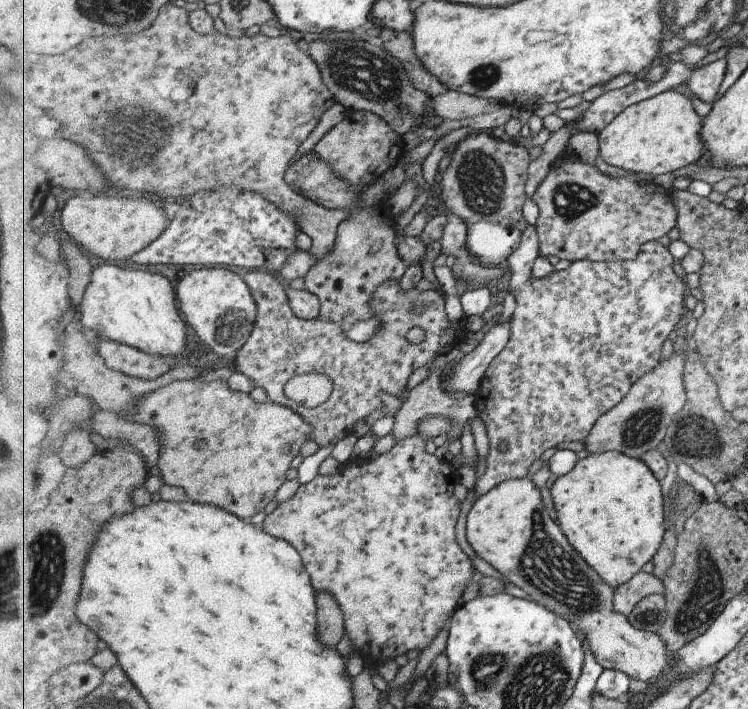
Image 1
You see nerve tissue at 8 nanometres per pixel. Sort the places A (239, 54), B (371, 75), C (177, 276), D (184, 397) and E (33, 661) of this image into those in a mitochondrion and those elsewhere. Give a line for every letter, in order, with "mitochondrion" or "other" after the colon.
A: other
B: mitochondrion
C: other
D: other
E: other

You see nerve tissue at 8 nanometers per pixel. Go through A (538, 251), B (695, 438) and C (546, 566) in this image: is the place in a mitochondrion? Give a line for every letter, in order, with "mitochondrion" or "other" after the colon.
A: other
B: mitochondrion
C: mitochondrion

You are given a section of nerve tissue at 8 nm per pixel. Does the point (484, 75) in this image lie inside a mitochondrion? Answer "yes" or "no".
yes

